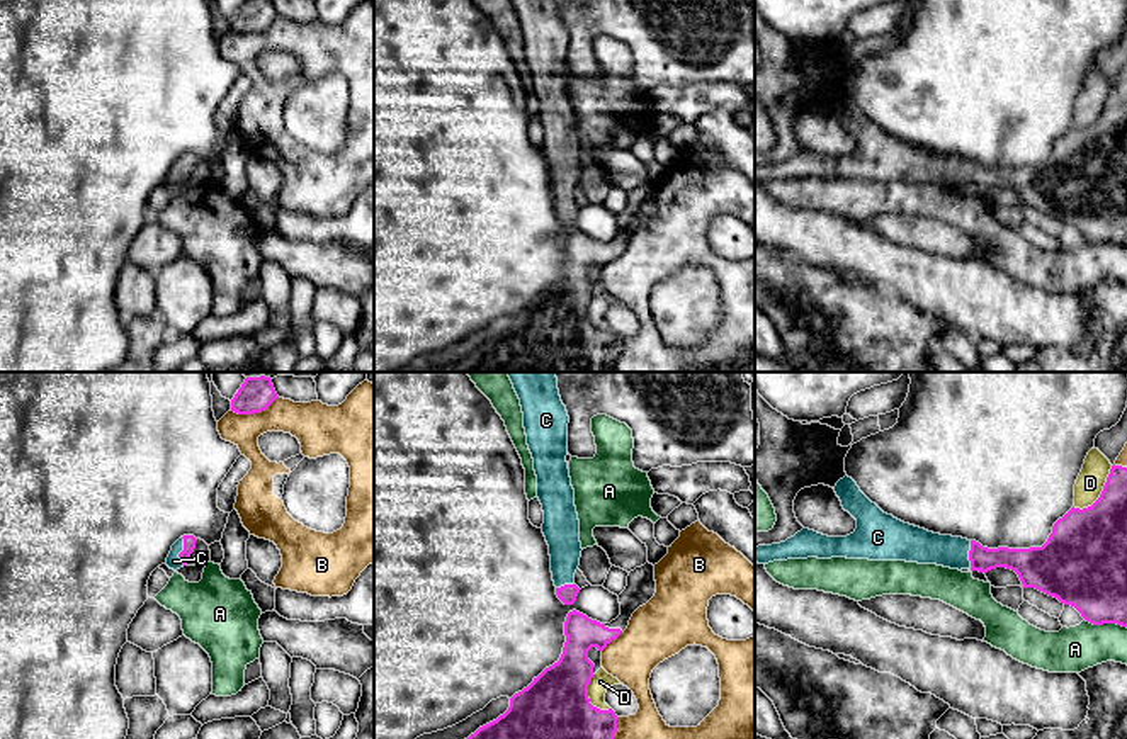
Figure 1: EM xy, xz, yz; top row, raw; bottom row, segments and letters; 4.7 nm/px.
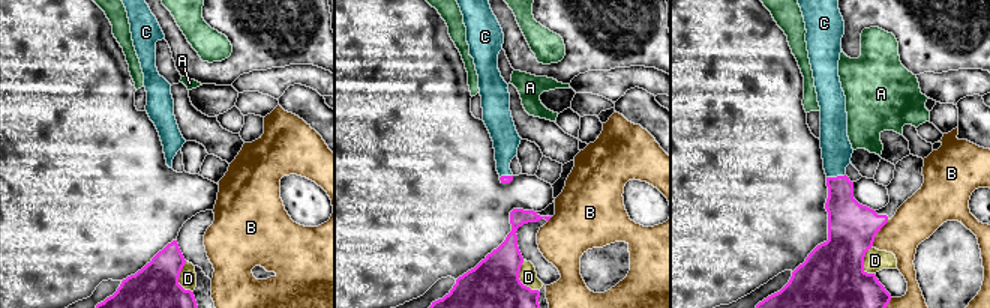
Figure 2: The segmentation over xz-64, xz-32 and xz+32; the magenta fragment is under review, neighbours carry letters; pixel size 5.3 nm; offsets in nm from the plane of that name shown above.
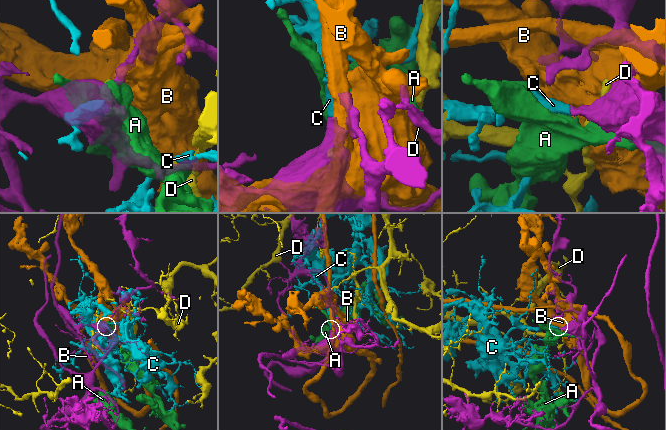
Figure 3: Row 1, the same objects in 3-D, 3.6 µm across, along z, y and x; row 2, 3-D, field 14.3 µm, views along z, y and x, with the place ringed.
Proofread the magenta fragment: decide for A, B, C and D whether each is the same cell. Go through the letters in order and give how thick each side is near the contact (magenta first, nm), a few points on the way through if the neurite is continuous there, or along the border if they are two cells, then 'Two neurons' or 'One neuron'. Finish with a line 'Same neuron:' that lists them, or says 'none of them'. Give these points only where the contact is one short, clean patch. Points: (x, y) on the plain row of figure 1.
A: Thickness 360 nm (magenta) against 220 nm. Two neurons
B: Thickness 160 nm (magenta) against 180 nm. Two neurons
C: Thickness 120 nm (magenta) against 160 nm. Path across: yz (1022, 180), (969, 175), (920, 165). One neuron
D: Thickness 340 nm (magenta) against 130 nm. Two neurons
Same neuron: C

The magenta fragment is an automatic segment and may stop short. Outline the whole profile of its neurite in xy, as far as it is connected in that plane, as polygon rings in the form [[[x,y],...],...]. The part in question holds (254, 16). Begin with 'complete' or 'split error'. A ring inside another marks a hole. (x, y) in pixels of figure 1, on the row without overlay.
complete | [[[245,0],[231,19],[231,31],[238,34],[253,34],[265,31],[275,19],[277,12],[272,0]]]

